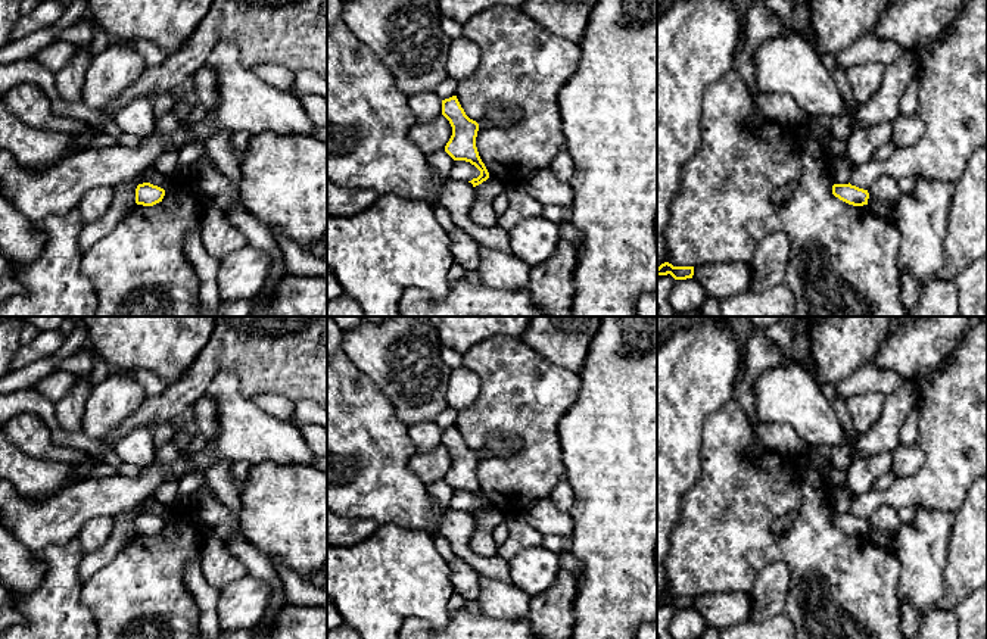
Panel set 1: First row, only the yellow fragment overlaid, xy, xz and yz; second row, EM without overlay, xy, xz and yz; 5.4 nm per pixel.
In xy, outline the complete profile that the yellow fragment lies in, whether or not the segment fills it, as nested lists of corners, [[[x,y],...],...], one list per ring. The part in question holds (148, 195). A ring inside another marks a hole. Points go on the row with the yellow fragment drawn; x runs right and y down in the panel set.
[[[150,183],[138,184],[136,188],[136,203],[143,206],[153,206],[162,202],[165,190]]]

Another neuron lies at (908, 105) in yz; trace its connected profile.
[[[915,78],[900,100],[900,115],[913,116],[916,115],[916,105],[918,105],[918,91],[919,91],[919,80]]]

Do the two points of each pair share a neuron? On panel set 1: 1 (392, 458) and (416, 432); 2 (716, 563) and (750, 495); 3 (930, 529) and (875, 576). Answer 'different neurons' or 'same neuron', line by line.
1: different neurons
2: same neuron
3: different neurons

